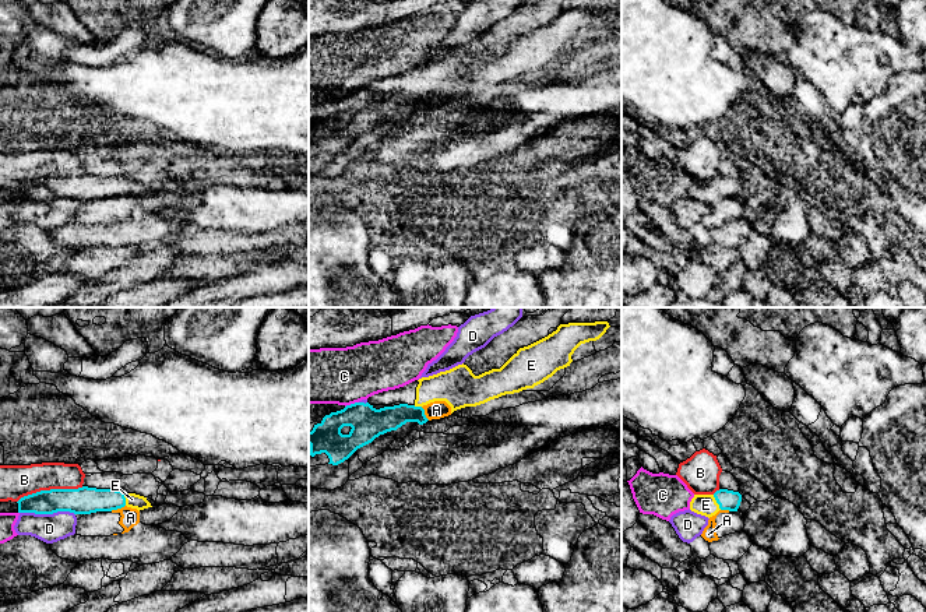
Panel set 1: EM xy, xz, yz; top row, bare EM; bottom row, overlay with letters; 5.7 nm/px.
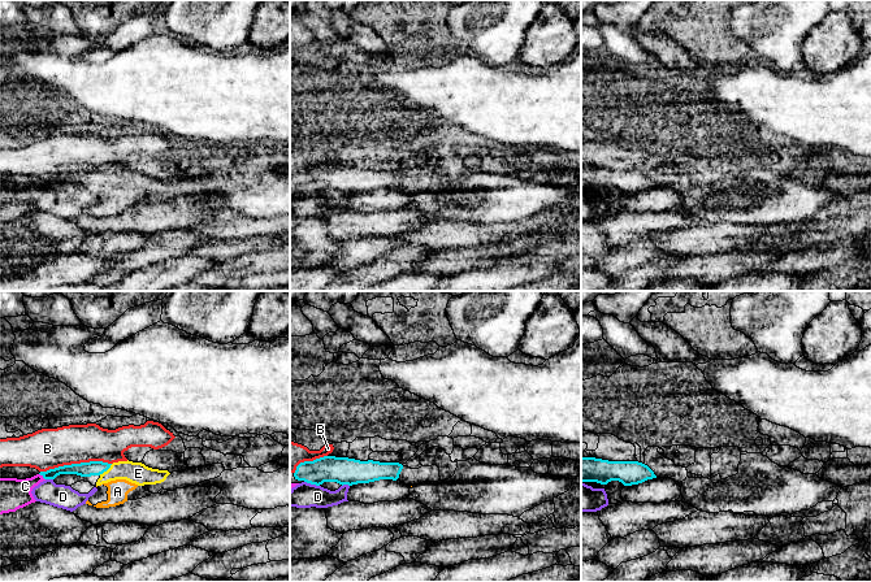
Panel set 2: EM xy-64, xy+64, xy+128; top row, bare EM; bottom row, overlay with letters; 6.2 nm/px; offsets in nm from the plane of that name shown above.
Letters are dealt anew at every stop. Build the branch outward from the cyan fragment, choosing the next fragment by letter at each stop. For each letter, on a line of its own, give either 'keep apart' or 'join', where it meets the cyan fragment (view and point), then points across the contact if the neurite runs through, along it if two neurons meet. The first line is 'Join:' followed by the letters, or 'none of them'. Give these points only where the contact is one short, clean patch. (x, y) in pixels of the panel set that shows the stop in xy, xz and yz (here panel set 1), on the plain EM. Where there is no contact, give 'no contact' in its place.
Join: E
A: keep apart; contact xy (118, 194); border xy (125, 192), (111, 197)
B: keep apart; contact xy (50, 176)
C: keep apart; contact xz (351, 91); border xz (358, 88), (345, 94)
D: keep apart; contact xy (48, 200)
E: join; contact yz (717, 189); way yz (726, 186), (717, 189), (706, 192)

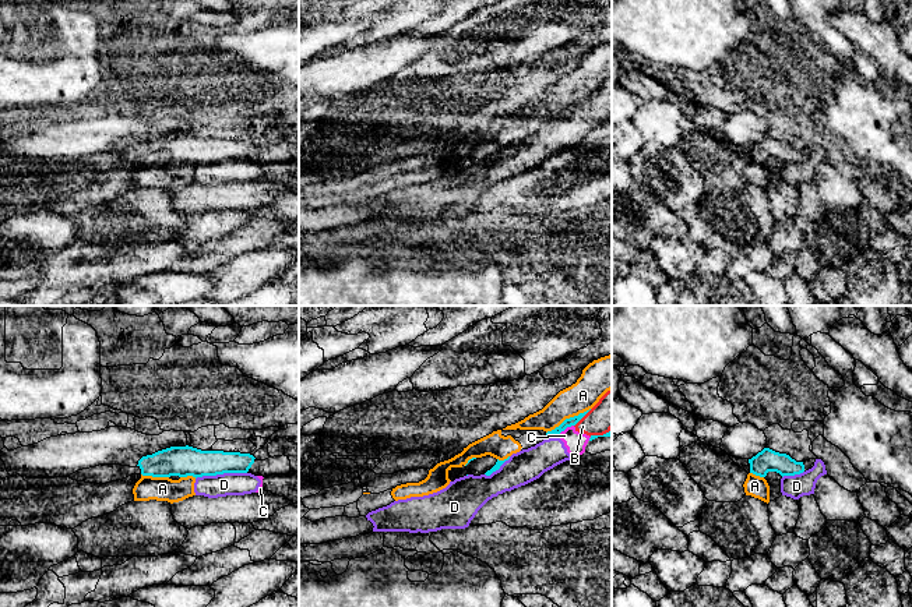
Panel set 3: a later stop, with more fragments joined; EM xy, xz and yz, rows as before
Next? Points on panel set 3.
Join: none of them
A: keep apart; contact xz (567, 106)
B: keep apart; contact xz (583, 103)
C: keep apart; contact xz (560, 119); border xz (573, 112), (548, 126)
D: keep apart; contact xy (221, 161)

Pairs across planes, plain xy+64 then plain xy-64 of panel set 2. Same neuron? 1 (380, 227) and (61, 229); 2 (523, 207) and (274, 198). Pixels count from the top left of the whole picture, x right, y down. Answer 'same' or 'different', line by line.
1: different
2: same

